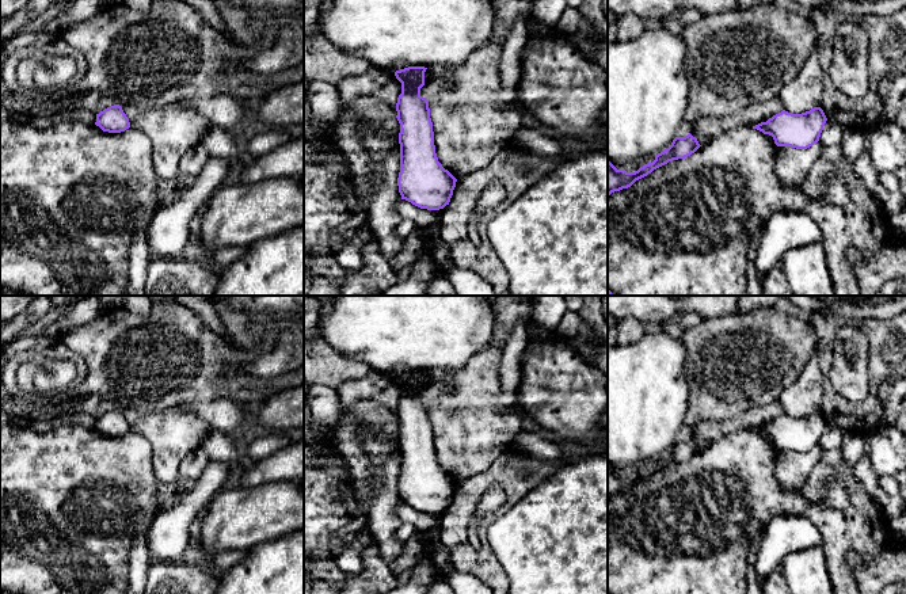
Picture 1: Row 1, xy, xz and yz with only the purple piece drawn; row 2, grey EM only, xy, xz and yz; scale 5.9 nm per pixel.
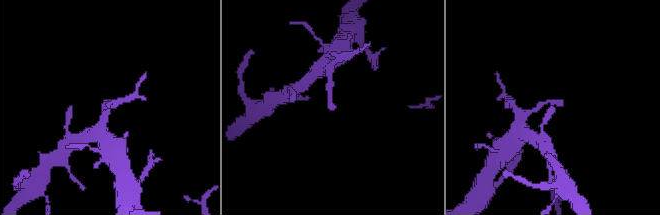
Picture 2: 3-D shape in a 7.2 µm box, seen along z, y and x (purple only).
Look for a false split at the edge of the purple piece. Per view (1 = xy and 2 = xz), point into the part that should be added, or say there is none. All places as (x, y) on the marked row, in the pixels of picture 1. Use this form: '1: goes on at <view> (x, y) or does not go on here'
1: does not go on here
2: does not go on here

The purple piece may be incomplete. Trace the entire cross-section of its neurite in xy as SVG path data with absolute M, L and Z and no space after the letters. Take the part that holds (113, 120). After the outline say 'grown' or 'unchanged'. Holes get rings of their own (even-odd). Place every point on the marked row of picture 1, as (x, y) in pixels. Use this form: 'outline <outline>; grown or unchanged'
outline M119 104L110 106L96 114L95 125L109 133L121 133L130 127L129 118Z; unchanged

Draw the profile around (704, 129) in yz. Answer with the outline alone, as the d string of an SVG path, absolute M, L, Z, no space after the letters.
M776 96L770 100L751 103L742 111L732 115L726 115L722 118L700 118L692 123L690 134L696 137L698 144L703 146L727 130L736 127L753 127L761 122L766 122L783 110L784 104L780 96Z

